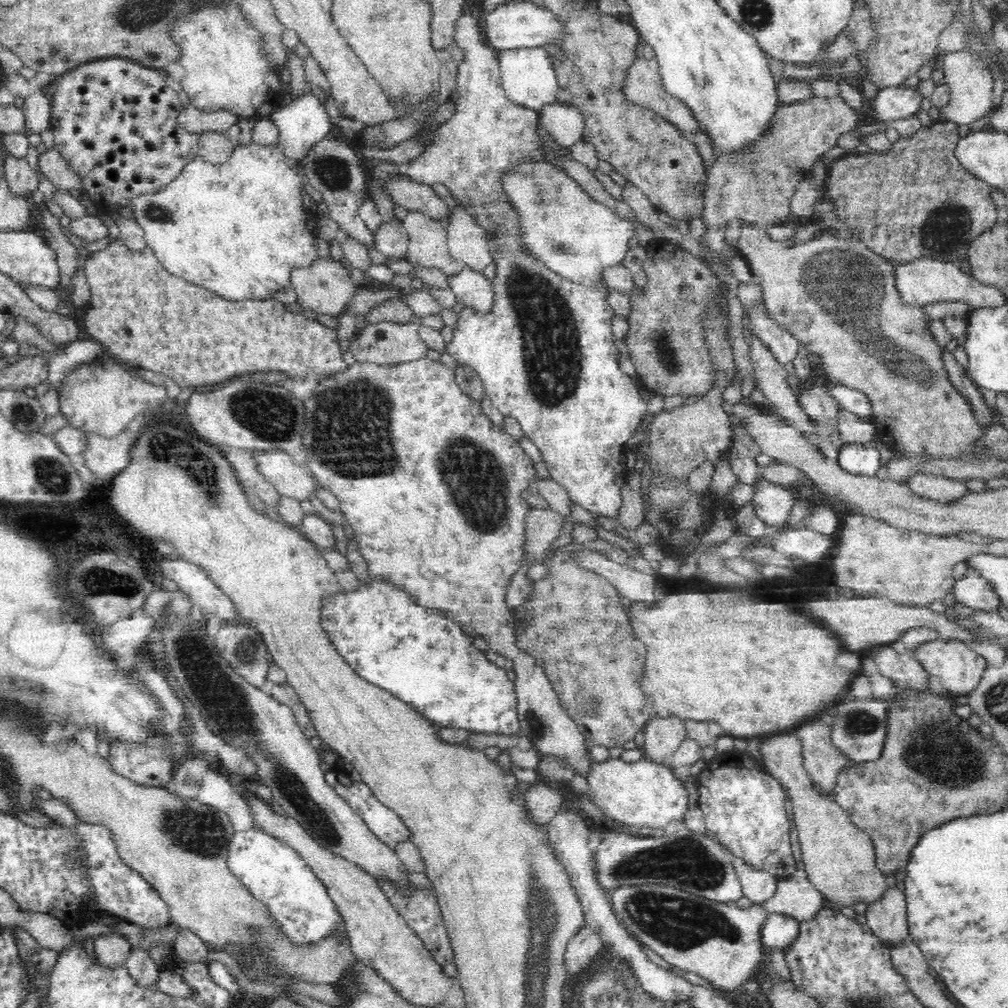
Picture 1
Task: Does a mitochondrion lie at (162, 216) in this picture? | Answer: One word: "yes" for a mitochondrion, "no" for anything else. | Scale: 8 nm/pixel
yes

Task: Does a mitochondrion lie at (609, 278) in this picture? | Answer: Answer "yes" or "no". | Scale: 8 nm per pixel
no

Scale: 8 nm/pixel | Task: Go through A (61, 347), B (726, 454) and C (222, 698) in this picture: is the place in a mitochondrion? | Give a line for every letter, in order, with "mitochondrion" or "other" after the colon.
A: other
B: other
C: mitochondrion

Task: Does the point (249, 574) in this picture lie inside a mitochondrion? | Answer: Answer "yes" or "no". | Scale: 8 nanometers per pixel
no

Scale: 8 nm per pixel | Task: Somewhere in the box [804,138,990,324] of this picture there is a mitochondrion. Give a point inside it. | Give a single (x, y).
(946, 229)

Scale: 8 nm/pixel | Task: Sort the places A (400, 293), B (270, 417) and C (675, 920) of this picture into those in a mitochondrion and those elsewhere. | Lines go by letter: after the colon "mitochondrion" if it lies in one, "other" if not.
A: other
B: mitochondrion
C: mitochondrion

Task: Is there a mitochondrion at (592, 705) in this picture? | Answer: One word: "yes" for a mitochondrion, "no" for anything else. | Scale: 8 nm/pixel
yes

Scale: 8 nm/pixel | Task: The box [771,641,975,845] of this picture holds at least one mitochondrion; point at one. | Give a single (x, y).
(857, 722)

